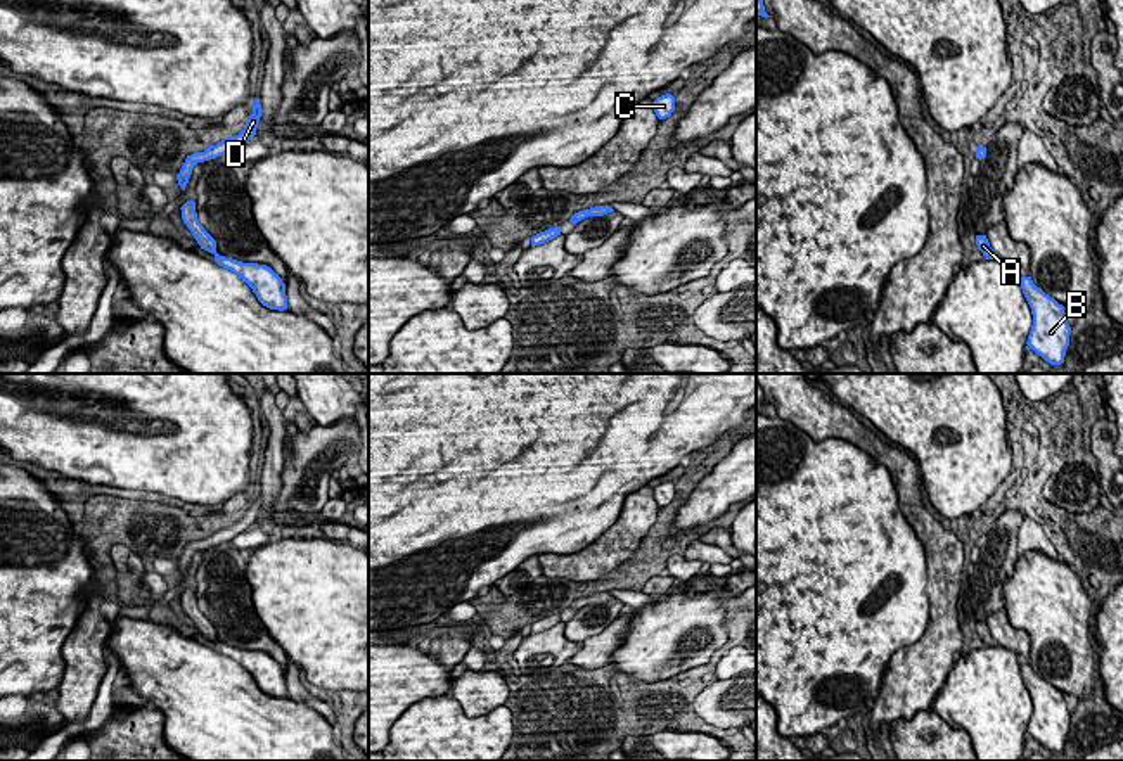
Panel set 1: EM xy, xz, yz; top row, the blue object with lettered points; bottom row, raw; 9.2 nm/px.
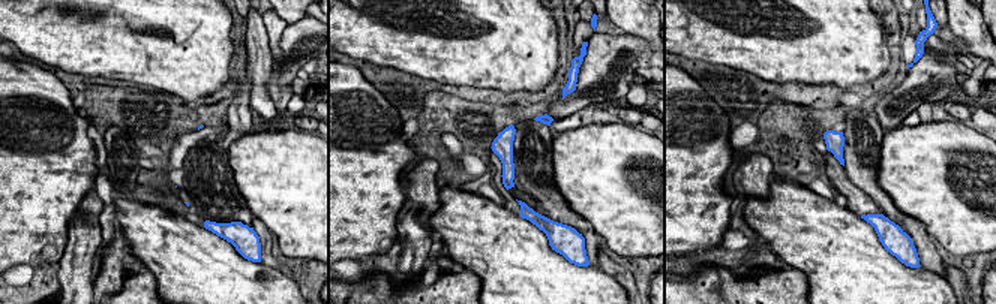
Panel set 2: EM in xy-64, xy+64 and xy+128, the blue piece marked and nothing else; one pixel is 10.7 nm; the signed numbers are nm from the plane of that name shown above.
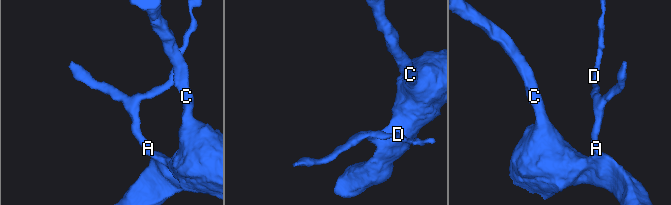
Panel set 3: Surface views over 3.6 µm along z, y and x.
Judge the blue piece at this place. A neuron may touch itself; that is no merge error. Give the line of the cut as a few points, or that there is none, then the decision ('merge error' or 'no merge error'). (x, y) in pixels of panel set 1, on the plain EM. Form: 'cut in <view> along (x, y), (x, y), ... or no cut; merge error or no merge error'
cut in xy along (206, 537), (208, 543), (199, 549); merge error

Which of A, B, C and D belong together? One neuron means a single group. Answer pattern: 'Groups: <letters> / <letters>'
Groups: A B C / D

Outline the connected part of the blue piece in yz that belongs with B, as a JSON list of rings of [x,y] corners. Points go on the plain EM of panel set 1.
[[[1021,664],[1021,676],[1033,702],[1026,732],[1050,752],[1064,751],[1071,723],[1064,694],[1036,675],[1031,664]]]

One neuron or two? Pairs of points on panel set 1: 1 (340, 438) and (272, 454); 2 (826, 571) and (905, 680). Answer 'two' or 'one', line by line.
1: two
2: two

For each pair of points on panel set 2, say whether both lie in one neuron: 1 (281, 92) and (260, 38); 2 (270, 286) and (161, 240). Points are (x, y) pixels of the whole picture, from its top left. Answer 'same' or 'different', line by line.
1: different
2: same

